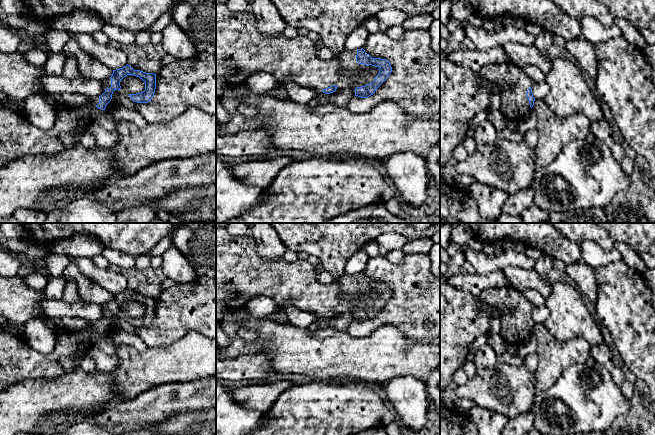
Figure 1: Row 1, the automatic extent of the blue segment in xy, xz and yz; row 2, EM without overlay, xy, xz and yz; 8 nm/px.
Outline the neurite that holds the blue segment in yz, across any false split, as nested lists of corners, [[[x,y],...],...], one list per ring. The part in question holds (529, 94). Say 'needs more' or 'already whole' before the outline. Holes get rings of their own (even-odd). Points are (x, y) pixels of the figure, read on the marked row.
needs more; [[[511,60],[485,65],[479,74],[510,88],[501,94],[500,111],[507,120],[519,123],[531,111],[535,98],[531,87],[535,83]]]

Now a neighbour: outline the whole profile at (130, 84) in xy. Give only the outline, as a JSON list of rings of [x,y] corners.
[[[127,75],[120,82],[120,90],[126,95],[141,93],[145,90],[145,82],[134,75]]]

